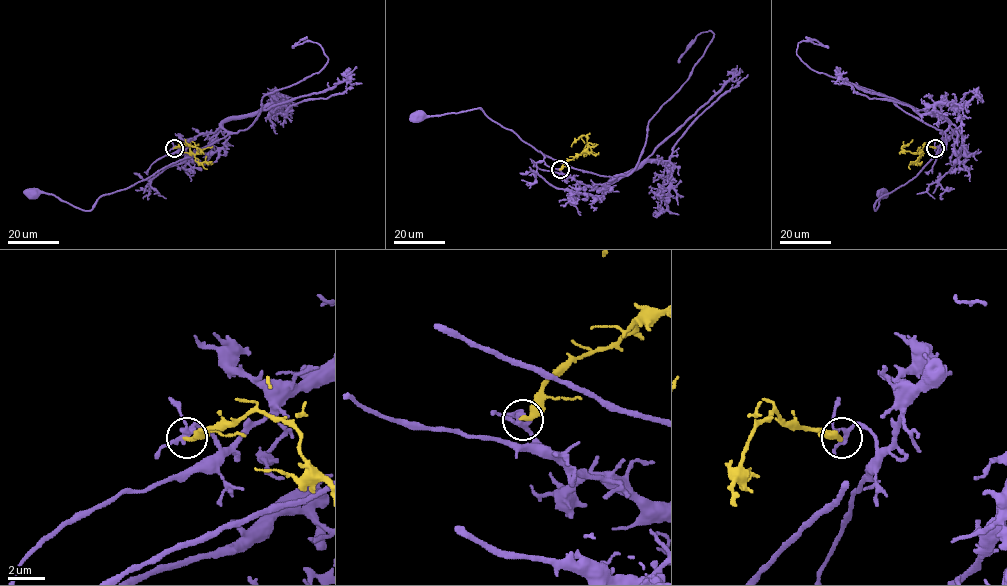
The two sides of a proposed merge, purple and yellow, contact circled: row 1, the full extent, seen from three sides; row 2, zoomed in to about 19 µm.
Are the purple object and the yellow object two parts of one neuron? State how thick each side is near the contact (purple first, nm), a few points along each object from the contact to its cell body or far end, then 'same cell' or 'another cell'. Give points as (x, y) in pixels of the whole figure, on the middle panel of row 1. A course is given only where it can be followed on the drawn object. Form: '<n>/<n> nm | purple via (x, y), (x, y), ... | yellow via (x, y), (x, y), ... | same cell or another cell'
240/360 nm | purple via (560, 169), (594, 187), (601, 188), (614, 176), (582, 171), (544, 155), (480, 108), (415, 117) | yellow via (560, 169), (582, 152), (587, 139), (582, 135), (571, 147) | another cell

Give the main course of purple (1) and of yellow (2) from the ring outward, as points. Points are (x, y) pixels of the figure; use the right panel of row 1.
1: (935, 148), (942, 149), (954, 132), (949, 127), (934, 156), (913, 178), (883, 195), (874, 209), (883, 194)
2: (935, 148), (926, 144), (919, 154), (901, 148), (913, 139)

